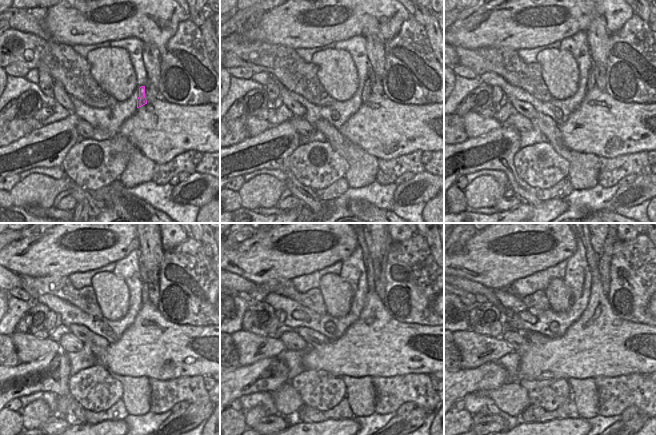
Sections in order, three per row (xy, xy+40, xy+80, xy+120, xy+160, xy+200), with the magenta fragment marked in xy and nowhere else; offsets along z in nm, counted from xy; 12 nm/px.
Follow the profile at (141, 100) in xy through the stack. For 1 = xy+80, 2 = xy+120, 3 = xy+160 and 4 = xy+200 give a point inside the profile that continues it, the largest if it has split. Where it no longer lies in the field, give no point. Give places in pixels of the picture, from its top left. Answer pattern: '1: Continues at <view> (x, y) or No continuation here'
1: Continues at xy+80 (591, 78)
2: Continues at xy+120 (143, 273)
3: Continues at xy+160 (368, 262)
4: Continues at xy+200 (592, 258)

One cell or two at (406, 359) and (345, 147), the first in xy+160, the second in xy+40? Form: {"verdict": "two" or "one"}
{"verdict": "two"}

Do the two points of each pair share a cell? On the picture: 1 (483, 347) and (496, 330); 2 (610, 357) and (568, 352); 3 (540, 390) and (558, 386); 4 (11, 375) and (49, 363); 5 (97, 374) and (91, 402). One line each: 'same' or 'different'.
1: different
2: same
3: same
4: same
5: same

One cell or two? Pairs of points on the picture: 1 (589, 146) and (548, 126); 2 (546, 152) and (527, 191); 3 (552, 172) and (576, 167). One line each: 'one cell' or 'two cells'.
1: two cells
2: two cells
3: two cells

